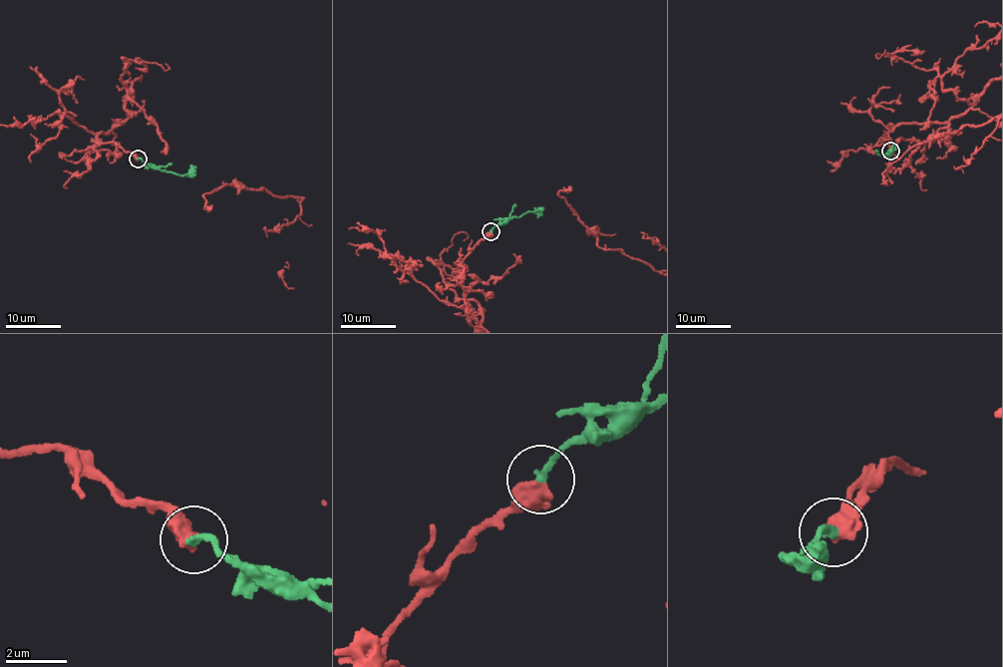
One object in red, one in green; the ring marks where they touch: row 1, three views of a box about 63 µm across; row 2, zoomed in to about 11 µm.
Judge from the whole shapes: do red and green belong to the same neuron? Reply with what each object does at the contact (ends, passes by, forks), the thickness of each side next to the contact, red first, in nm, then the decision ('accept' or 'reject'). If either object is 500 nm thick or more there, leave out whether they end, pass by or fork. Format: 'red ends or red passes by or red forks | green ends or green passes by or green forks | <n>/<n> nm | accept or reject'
650/240 nm | accept

